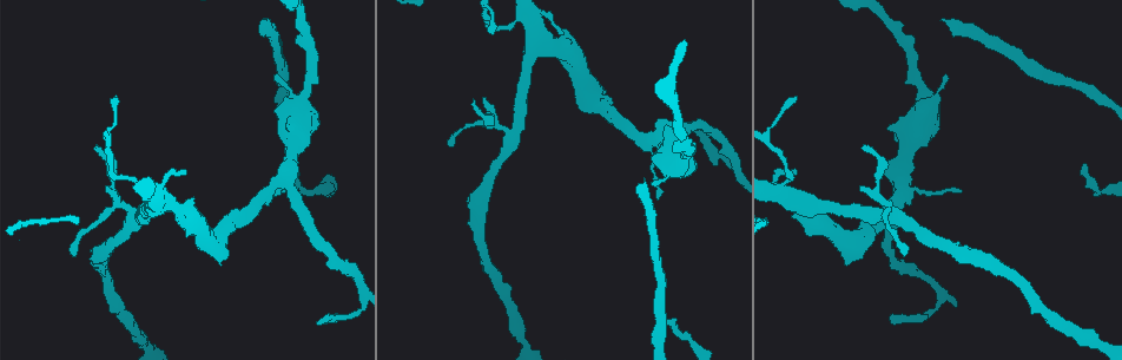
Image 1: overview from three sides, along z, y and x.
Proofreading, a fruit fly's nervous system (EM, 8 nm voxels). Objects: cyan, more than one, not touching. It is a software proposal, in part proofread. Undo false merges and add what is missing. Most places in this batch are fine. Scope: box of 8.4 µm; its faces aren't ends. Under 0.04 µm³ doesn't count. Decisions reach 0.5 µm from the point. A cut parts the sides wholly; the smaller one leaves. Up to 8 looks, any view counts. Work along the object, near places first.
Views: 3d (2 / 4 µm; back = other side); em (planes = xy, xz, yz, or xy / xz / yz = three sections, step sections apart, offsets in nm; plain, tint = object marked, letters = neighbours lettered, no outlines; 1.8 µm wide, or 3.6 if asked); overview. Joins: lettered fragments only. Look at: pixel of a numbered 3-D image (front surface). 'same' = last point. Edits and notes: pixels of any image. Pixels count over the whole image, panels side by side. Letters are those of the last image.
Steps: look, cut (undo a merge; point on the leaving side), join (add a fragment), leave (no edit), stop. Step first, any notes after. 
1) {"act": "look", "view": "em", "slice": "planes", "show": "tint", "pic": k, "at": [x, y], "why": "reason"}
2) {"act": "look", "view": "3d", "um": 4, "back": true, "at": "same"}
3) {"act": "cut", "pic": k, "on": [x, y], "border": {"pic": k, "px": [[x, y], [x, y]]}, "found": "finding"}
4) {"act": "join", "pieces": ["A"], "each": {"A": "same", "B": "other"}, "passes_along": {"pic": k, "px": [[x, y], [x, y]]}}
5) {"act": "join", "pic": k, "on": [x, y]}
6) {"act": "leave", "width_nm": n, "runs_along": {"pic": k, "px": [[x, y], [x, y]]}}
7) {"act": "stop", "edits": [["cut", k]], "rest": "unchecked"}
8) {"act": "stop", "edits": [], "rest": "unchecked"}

{"act": "look", "view": "3d", "um": 4, "pic": 1, "at": [73, 255], "why": "thin end"}

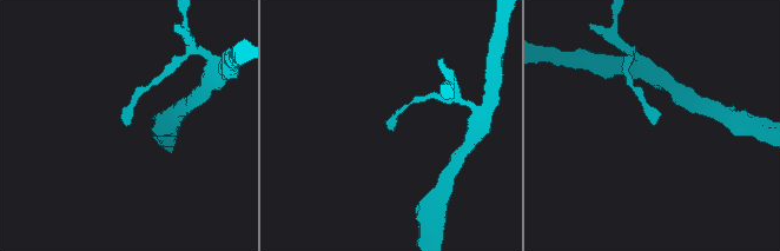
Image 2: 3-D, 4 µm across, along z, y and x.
{"act": "look", "view": "em", "slice": "planes", "show": "letters", "pic": 2, "at": [125, 123]}

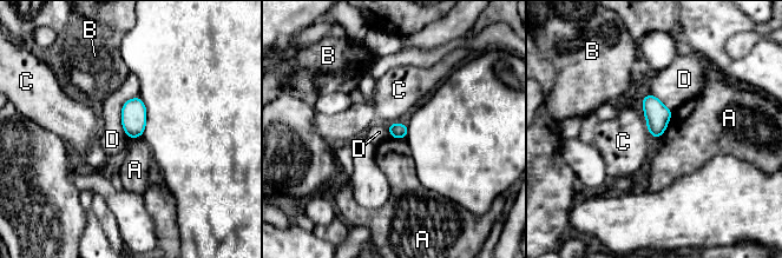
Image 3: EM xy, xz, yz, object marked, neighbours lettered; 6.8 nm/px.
{"act": "leave", "width_nm": 100, "longest_contact_nm": ["D", 300], "each": {"A": "other", "B": "other", "C": "other", "D": "other"}, "found": "no lettered fragment goes on from it"}

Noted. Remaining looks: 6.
{"act": "look", "view": "3d", "um": 4, "back": true, "pic": 1, "at": [98, 147], "why": "an open end"}

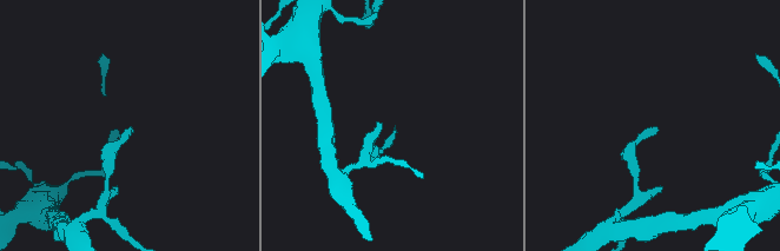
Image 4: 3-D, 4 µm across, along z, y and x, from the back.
{"act": "look", "view": "em", "slice": "xz", "step": 16, "show": "tint", "pic": 4, "at": [658, 129], "why": "now the EM"}

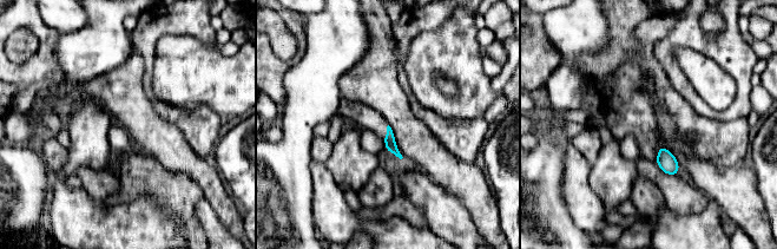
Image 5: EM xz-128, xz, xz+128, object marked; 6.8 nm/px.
{"act": "look", "view": "em", "slice": "planes", "show": "letters", "at": "same", "why": "another direction"}

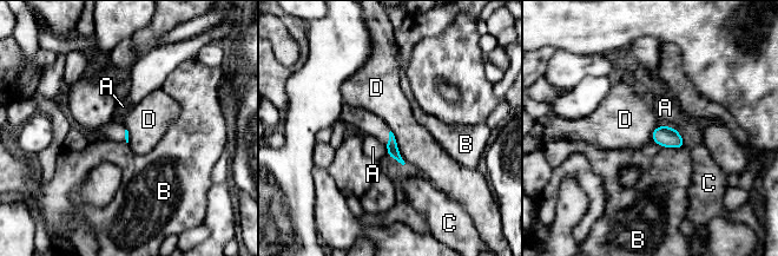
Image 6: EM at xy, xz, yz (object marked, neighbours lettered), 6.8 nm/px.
{"act": "leave", "each": {"A": "other", "B": "other", "C": "other", "D": "other"}, "border": {"pic": 6, "px": [[390, 130], [404, 163]]}, "found": "no lettered fragment goes on from it"}

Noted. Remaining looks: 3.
{"act": "look", "view": "em", "slice": "xz", "step": 16, "show": "tint", "pic": 1, "at": [782, 188], "why": "three arms meet"}

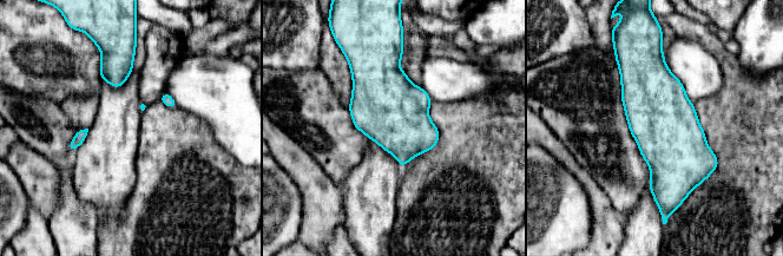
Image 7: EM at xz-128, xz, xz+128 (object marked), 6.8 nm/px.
{"act": "look", "view": "em", "slice": "planes", "show": "letters", "at": "same", "why": "another direction"}

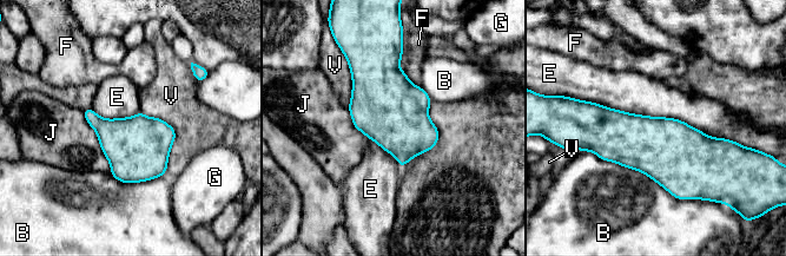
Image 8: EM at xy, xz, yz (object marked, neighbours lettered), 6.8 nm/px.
{"act": "leave", "each": {"B": "other", "E": "other", "F": "other", "G": "other", "J": "other", "V": "other"}, "border": {"pic": 8, "px": [[580, 99], [676, 118], [738, 143]]}, "found": "continuous, no second cell"}

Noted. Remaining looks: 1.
{"act": "look", "view": "em", "um": 3.6, "slice": "planes", "show": "letters", "pic": 1, "at": [321, 320], "why": "tapers out"}

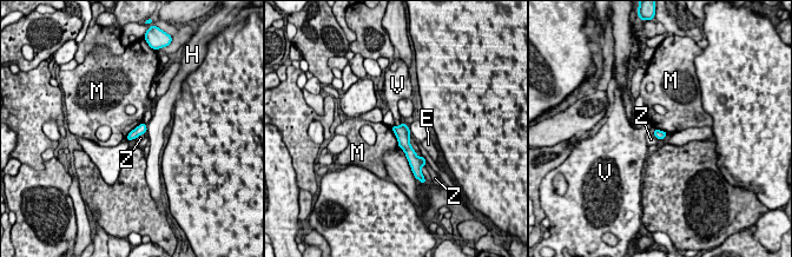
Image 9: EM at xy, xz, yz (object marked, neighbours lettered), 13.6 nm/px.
{"act": "leave", "longest_contact_nm": ["Z", 360], "each": {"E": "other", "H": "other", "M": "other", "V": "other", "Z": "other"}, "border": {"pic": 9, "px": [[142, 122], [125, 139]]}, "found": "no lettered fragment goes on from it"}

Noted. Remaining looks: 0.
{"act": "stop", "edits": [], "rest": "unchecked"}

